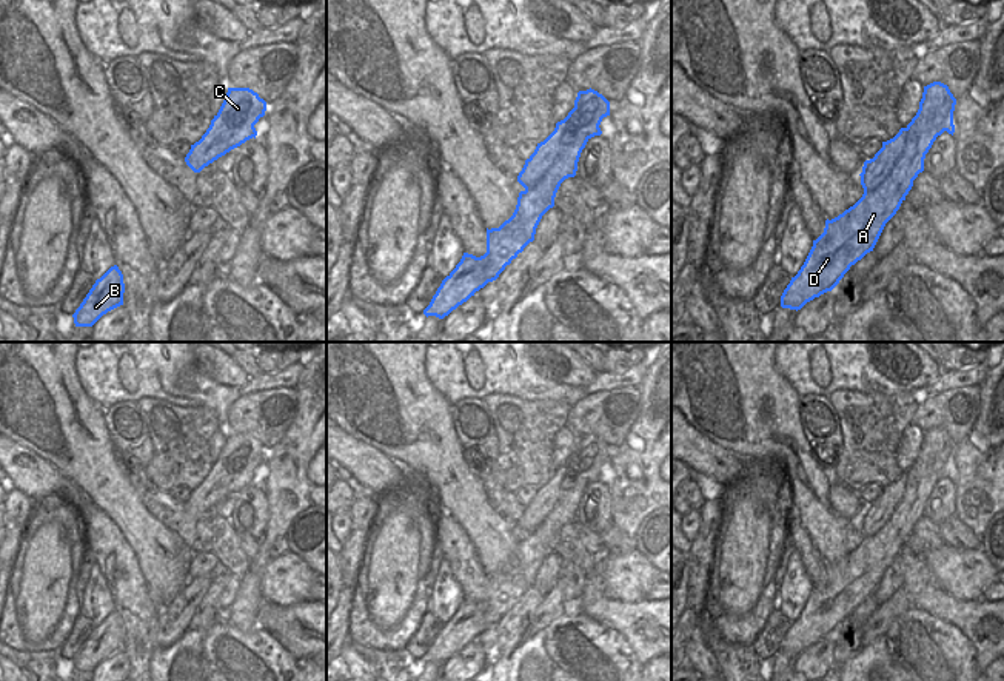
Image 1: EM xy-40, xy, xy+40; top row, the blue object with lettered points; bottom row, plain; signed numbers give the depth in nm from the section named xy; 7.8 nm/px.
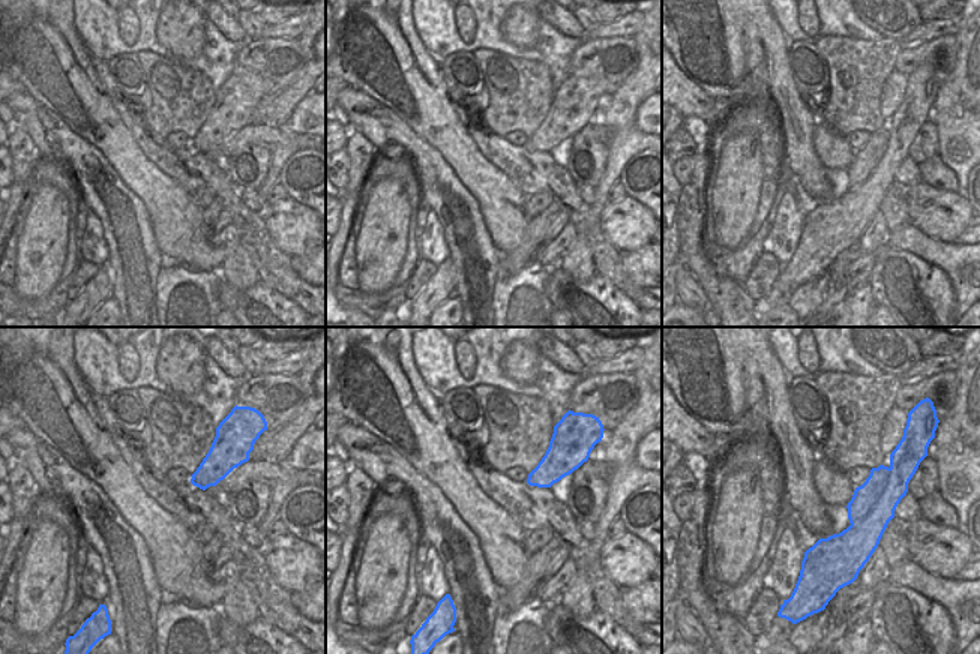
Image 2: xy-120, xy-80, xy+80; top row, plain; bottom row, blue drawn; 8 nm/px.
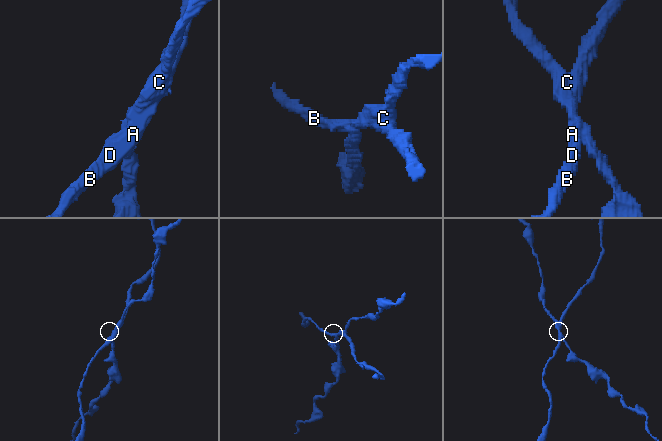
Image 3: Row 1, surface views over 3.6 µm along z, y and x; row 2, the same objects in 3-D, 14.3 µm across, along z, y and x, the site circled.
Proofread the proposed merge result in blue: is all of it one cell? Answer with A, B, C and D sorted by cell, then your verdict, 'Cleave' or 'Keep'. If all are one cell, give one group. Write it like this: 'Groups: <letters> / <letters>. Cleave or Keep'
Groups: A B D / C. Cleave.

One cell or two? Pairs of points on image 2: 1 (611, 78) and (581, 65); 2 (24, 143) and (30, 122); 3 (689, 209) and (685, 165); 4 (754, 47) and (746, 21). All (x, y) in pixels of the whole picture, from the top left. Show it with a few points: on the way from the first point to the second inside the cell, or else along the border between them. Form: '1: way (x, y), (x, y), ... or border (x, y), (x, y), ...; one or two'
1: way (604, 71), (598, 65), (589, 65); one
2: border (15, 125), (30, 138), (41, 159); two
3: border (692, 158), (691, 177), (682, 186); two
4: border (758, 39), (752, 39), (748, 44), (746, 74); two

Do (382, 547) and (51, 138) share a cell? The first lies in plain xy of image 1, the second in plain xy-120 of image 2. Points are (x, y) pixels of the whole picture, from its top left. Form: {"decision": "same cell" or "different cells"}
{"decision": "different cells"}

